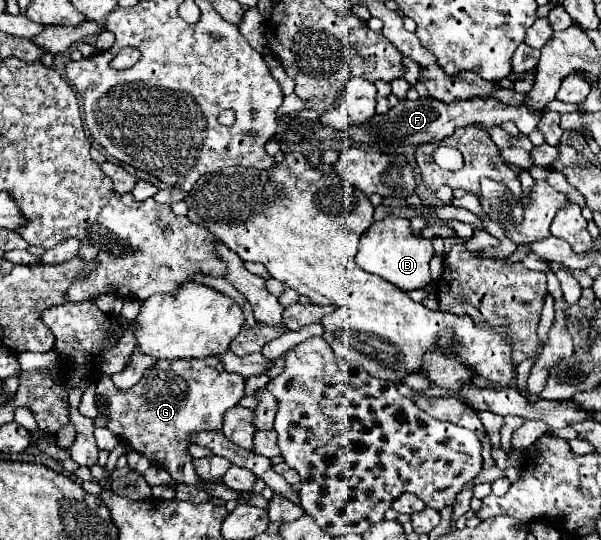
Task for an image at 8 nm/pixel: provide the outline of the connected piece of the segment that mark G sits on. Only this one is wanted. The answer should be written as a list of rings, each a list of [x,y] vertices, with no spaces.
[[[208,356],[206,360],[158,360],[152,368],[144,372],[138,384],[134,384],[128,390],[118,390],[110,376],[102,376],[96,384],[96,396],[102,396],[104,400],[104,416],[106,416],[106,428],[120,436],[132,450],[140,450],[152,466],[164,468],[176,482],[180,484],[192,484],[196,488],[206,490],[214,498],[222,500],[238,500],[242,492],[226,488],[222,482],[208,484],[194,472],[194,458],[188,452],[188,446],[192,444],[192,432],[204,432],[204,430],[220,430],[224,412],[240,402],[244,396],[244,376],[228,374],[216,356]]]

